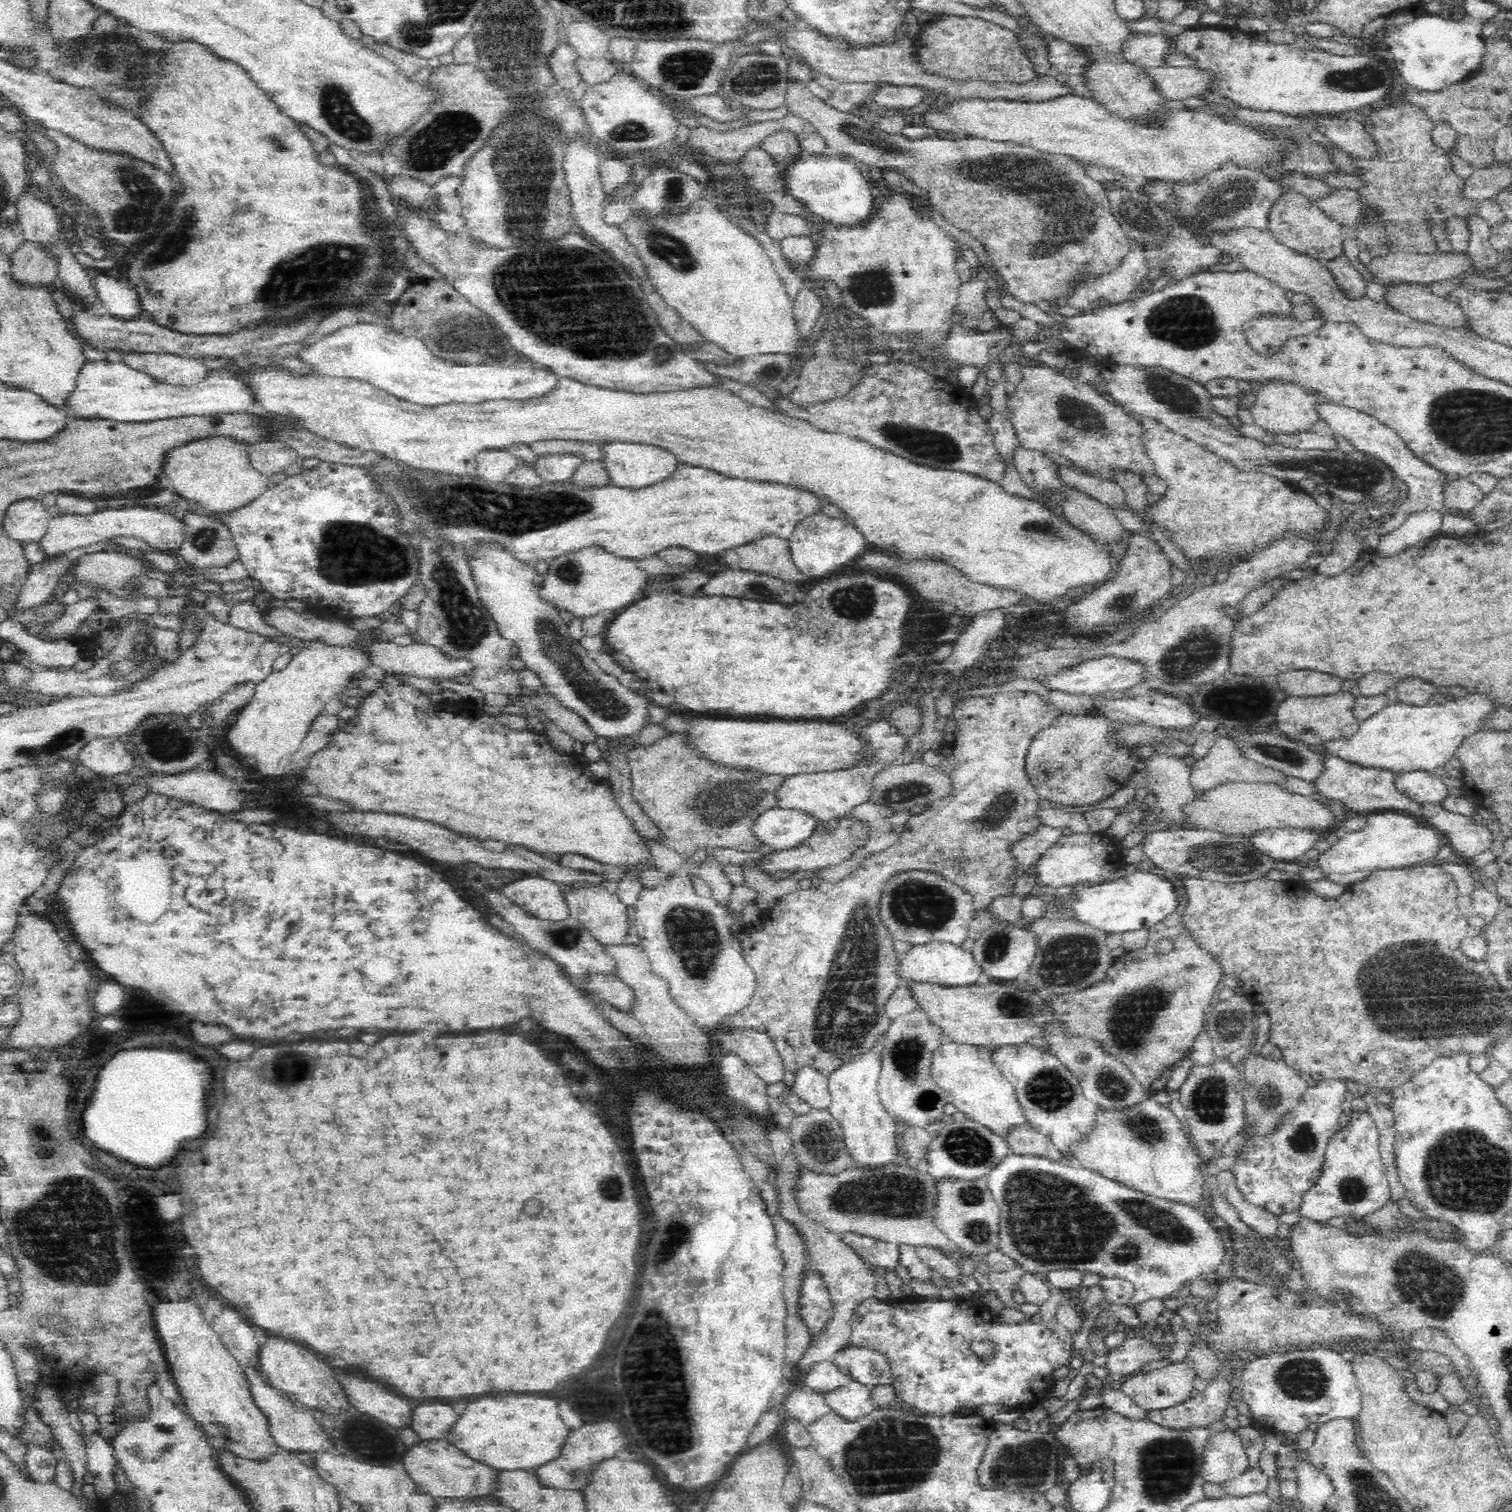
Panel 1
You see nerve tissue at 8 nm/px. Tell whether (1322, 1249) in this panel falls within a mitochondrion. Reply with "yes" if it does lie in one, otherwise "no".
no

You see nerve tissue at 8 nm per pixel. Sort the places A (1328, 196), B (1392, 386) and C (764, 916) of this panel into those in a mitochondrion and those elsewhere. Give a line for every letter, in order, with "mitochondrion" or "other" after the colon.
A: other
B: other
C: other

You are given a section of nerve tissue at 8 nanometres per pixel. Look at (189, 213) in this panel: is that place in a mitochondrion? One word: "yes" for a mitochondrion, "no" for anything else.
yes

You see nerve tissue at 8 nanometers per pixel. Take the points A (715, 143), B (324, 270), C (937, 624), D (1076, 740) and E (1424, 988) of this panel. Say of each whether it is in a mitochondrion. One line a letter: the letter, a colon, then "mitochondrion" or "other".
A: other
B: mitochondrion
C: other
D: other
E: mitochondrion

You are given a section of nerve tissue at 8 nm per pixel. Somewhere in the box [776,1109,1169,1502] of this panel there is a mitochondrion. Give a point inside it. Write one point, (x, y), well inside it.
(889, 1456)

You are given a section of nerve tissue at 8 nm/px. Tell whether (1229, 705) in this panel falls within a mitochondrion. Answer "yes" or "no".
no

